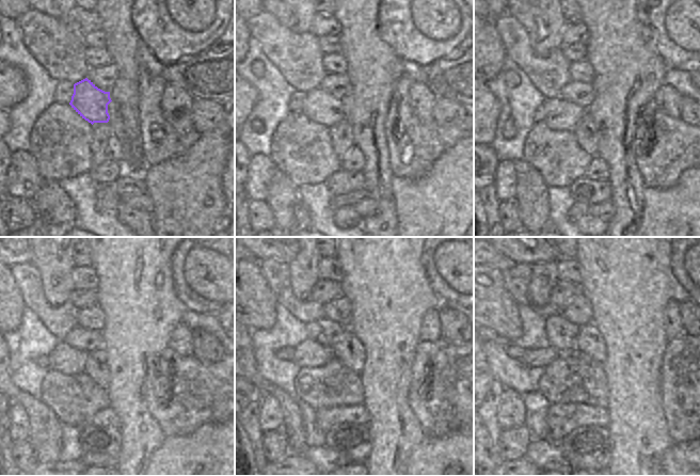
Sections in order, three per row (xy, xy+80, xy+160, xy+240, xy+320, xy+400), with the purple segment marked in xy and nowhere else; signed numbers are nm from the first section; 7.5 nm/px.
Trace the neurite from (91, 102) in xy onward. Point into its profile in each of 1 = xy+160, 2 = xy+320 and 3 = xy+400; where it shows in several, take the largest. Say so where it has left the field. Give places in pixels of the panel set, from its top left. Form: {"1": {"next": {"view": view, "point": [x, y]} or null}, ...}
{"1": {"next": {"view": "xy+160", "point": [553, 114]}}, "2": {"next": {"view": "xy+320", "point": [309, 354]}}, "3": {"next": {"view": "xy+400", "point": [533, 358]}}}

